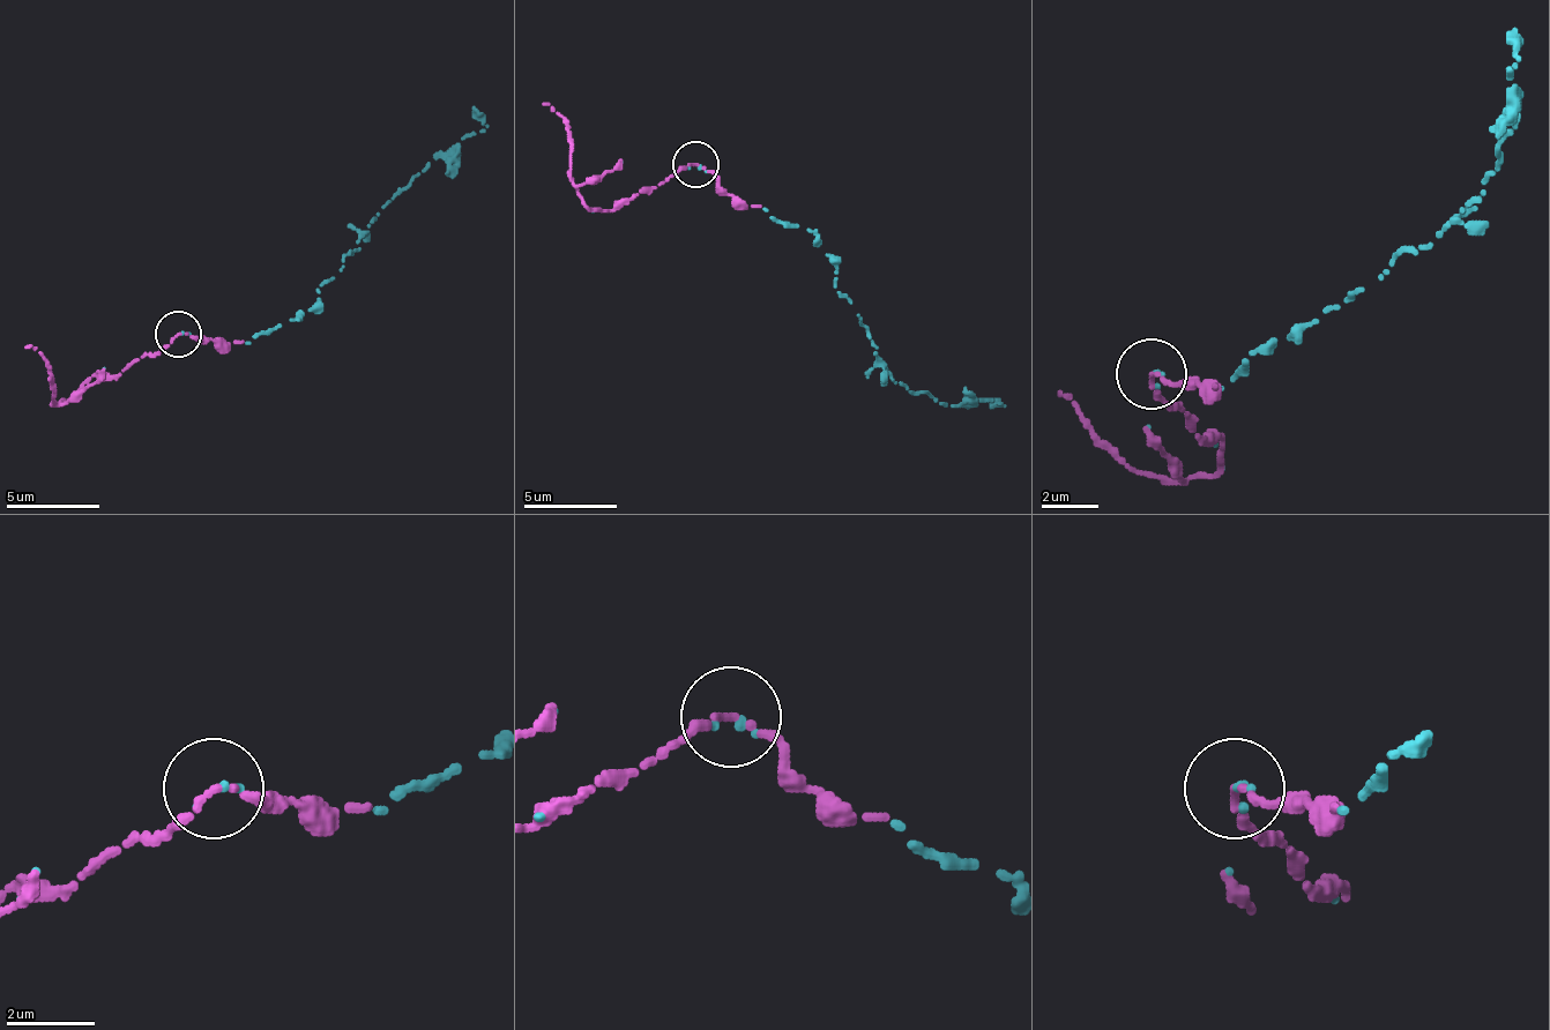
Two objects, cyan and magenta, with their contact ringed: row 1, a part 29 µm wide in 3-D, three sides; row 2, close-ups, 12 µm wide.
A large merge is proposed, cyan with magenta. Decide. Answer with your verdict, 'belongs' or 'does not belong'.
belongs

